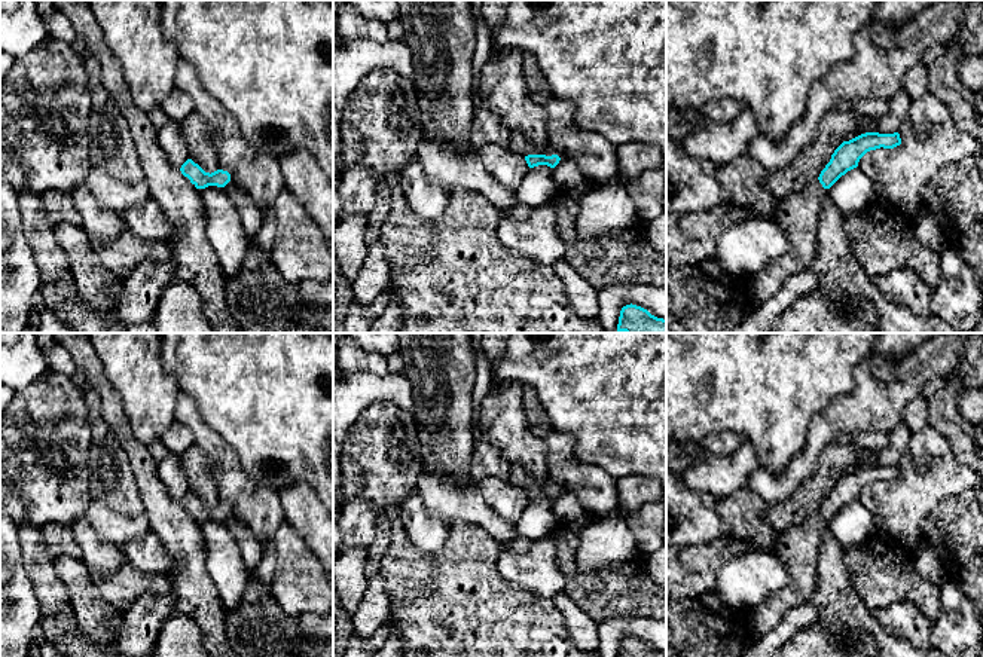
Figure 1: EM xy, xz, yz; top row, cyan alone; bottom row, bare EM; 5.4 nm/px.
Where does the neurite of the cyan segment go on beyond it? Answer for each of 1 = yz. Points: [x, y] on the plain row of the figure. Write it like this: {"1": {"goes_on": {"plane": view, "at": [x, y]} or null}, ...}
{"1": {"goes_on": {"plane": "yz", "at": [799, 547]}}}

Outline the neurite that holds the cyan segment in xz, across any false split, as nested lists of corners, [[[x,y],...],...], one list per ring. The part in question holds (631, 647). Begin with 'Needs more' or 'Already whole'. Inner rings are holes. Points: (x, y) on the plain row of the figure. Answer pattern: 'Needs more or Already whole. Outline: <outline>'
Already whole. Outline: [[[626,638],[620,644],[619,657],[666,657],[666,653],[651,648],[636,638]]]

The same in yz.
Needs more. Outline: [[[866,465],[843,474],[815,514],[778,535],[773,551],[787,565],[790,581],[781,592],[770,595],[758,606],[748,611],[748,629],[752,638],[760,638],[775,629],[791,606],[810,601],[822,548],[822,526],[848,504],[857,501],[867,485],[880,480],[894,482],[900,477],[898,465]]]

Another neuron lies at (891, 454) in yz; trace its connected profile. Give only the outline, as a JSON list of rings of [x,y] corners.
[[[900,421],[895,425],[895,428],[889,433],[888,444],[880,450],[874,450],[874,458],[871,461],[855,464],[854,467],[846,468],[845,474],[849,474],[866,465],[879,465],[879,467],[898,465],[901,456],[907,450],[910,436],[912,431],[906,425],[906,422]]]

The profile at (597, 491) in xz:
[[[553,431],[546,438],[546,465],[556,488],[576,495],[589,516],[604,519],[619,507],[617,479],[574,456],[574,437]]]

